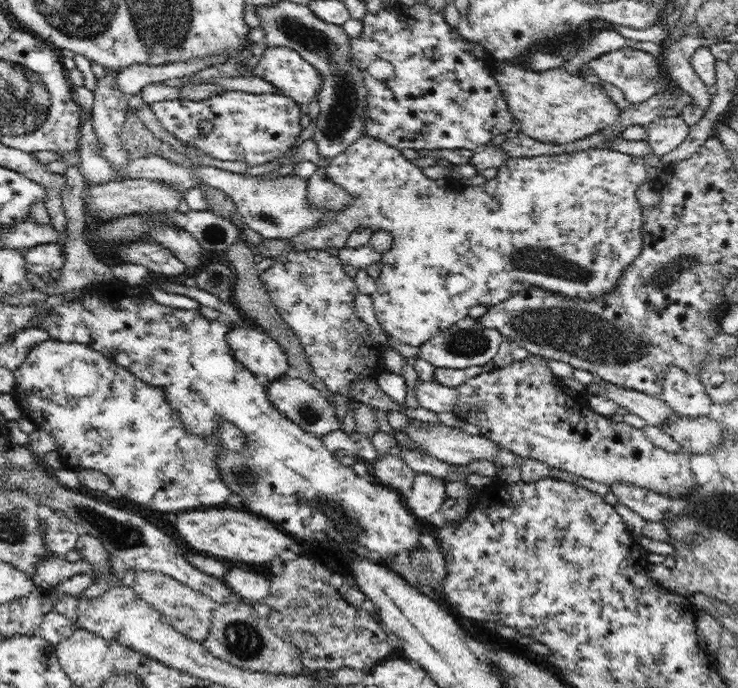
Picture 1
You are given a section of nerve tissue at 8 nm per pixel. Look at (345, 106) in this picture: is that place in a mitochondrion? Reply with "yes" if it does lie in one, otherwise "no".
yes

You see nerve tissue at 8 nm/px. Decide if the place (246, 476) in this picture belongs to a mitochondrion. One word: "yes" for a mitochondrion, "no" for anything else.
yes

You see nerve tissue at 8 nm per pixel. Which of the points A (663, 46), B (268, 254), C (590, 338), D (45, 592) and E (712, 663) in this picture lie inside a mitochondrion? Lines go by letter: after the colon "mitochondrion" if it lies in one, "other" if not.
A: other
B: other
C: mitochondrion
D: other
E: other

